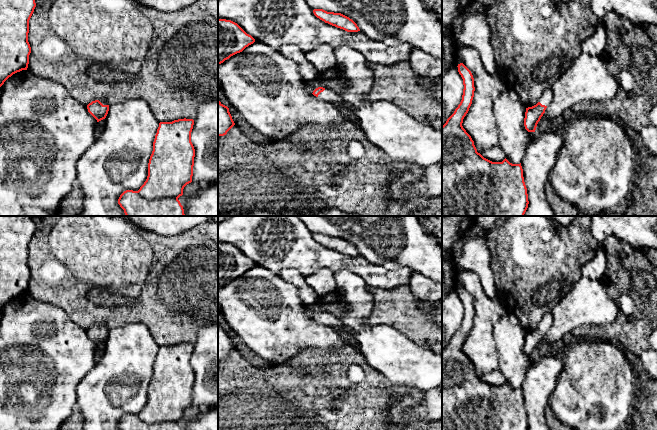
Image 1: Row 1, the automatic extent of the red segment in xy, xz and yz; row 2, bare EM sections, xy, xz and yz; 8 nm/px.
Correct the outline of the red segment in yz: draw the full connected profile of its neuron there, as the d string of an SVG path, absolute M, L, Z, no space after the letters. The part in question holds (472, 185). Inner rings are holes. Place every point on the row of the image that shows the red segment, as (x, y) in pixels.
M463 63L457 67L464 89L460 104L442 126L442 216L524 216L529 201L521 163L512 164L506 158L502 162L484 158L477 152L474 141L462 126L472 104L475 87L471 71Z

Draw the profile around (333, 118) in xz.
M255 41L219 64L218 80L232 108L272 143L283 142L307 126L327 130L348 121L336 105L306 91L306 81L294 60L262 42Z

